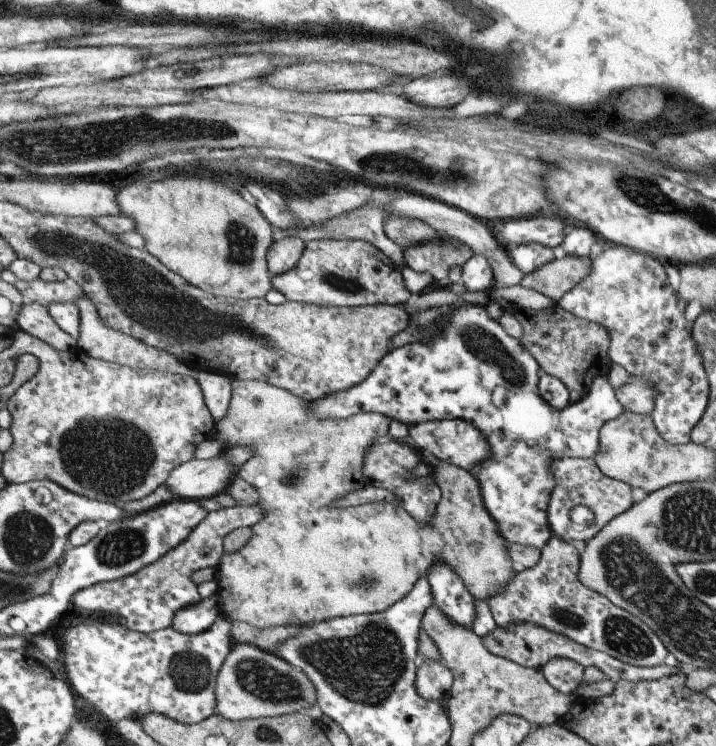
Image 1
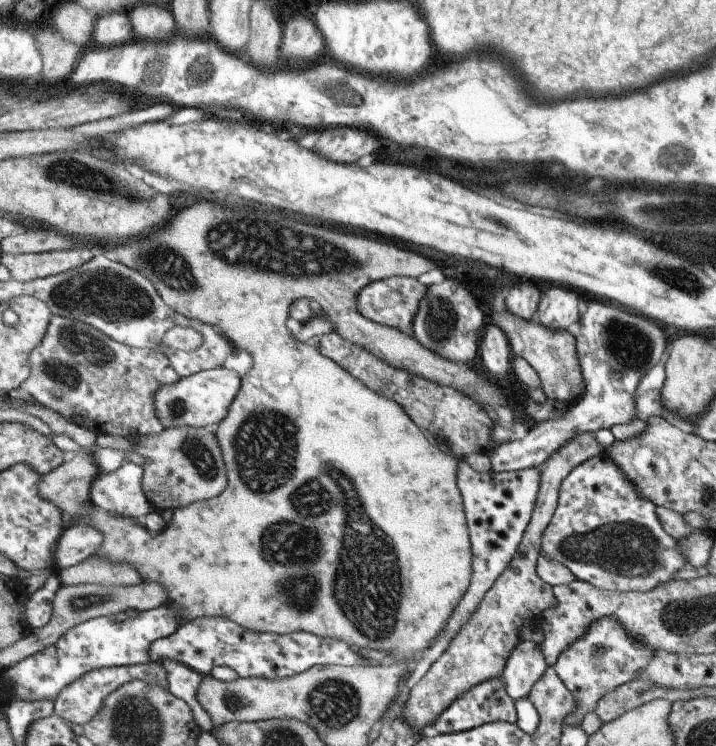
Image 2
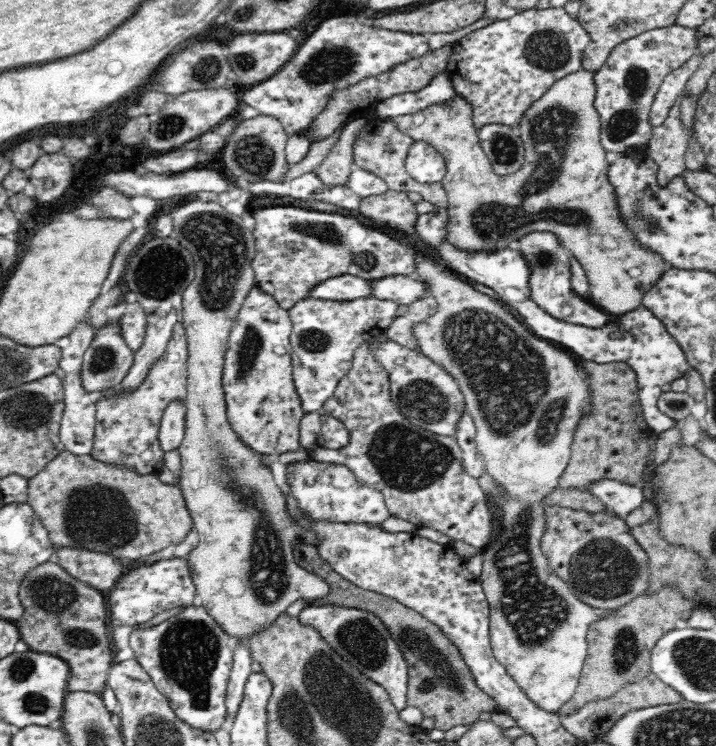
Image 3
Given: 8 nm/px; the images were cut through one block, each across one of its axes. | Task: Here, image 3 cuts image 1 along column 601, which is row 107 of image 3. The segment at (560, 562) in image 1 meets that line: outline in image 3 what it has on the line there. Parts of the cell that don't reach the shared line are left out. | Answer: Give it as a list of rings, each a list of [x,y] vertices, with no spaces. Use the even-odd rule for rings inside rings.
[[[672,24],[647,30],[634,38],[629,38],[615,46],[610,52],[606,65],[594,72],[594,108],[600,117],[600,142],[606,152],[624,153],[630,146],[648,144],[652,138],[652,125],[648,120],[655,92],[669,73],[681,68],[698,52],[700,34],[697,28]]]

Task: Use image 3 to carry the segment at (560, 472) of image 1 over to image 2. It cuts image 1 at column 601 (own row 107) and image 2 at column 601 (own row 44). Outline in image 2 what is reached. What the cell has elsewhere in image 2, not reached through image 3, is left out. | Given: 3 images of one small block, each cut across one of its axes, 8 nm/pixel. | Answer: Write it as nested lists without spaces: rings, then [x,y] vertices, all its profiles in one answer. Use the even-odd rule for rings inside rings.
[[[606,452],[590,458],[588,461],[581,463],[575,470],[569,473],[569,476],[562,482],[560,490],[560,504],[556,513],[553,515],[552,521],[545,529],[542,537],[542,550],[545,551],[551,558],[558,560],[561,564],[568,566],[577,579],[593,583],[596,587],[601,587],[612,591],[637,591],[645,592],[651,590],[653,587],[673,581],[671,576],[685,567],[687,562],[683,557],[681,548],[677,545],[677,539],[669,535],[660,522],[659,516],[656,514],[655,508],[657,506],[644,495],[638,493],[634,484],[626,477],[625,471],[611,458]]]

